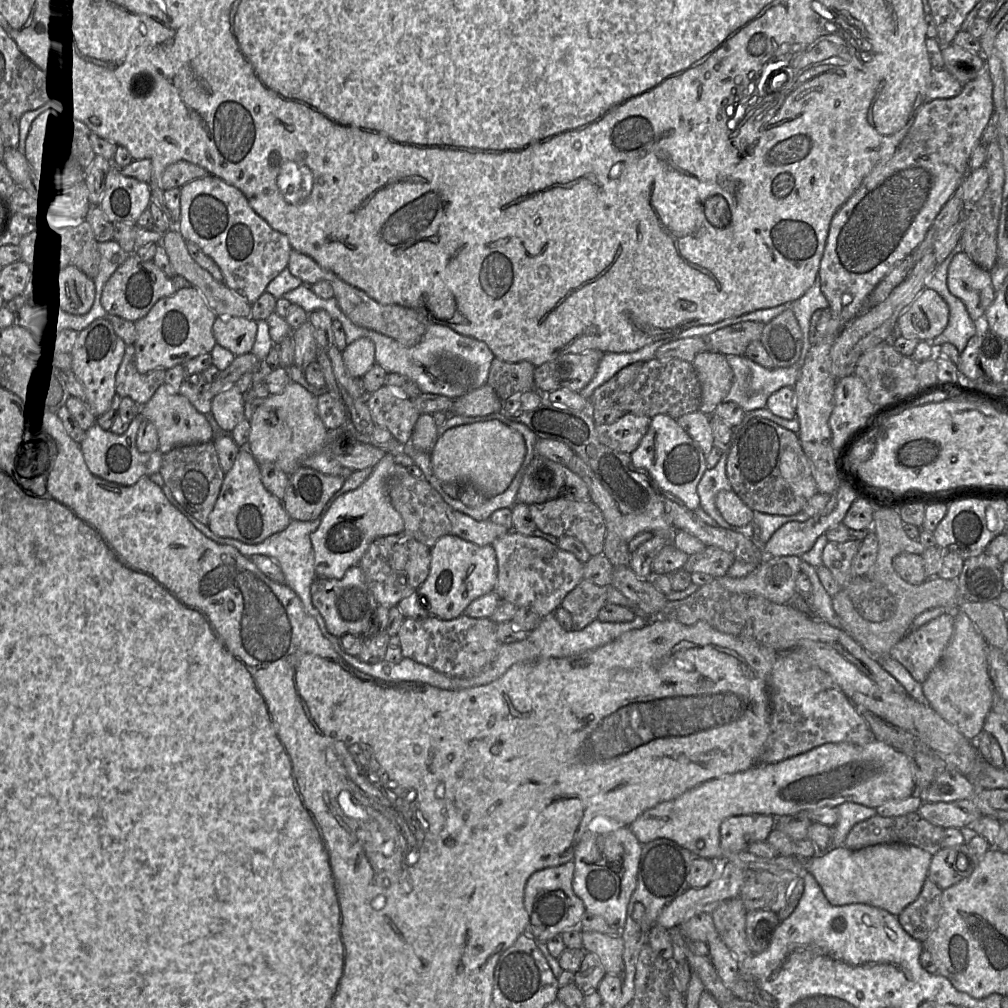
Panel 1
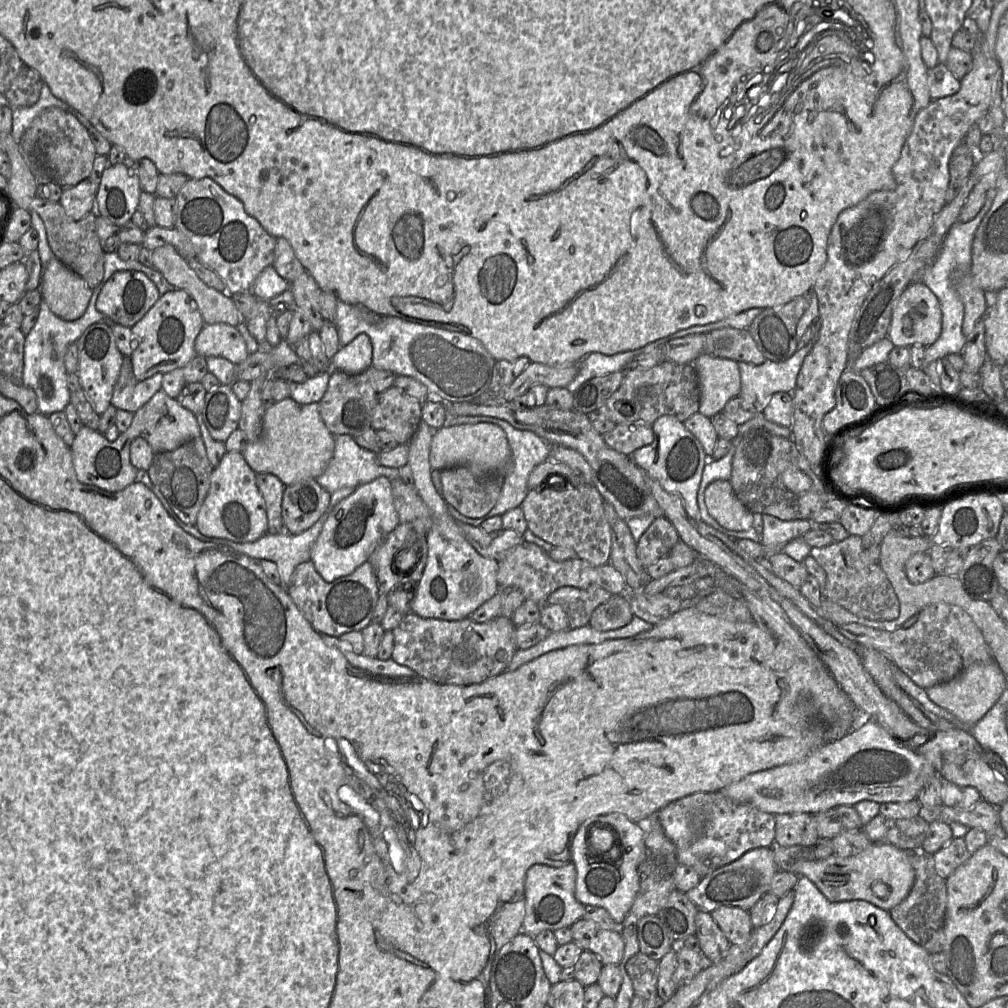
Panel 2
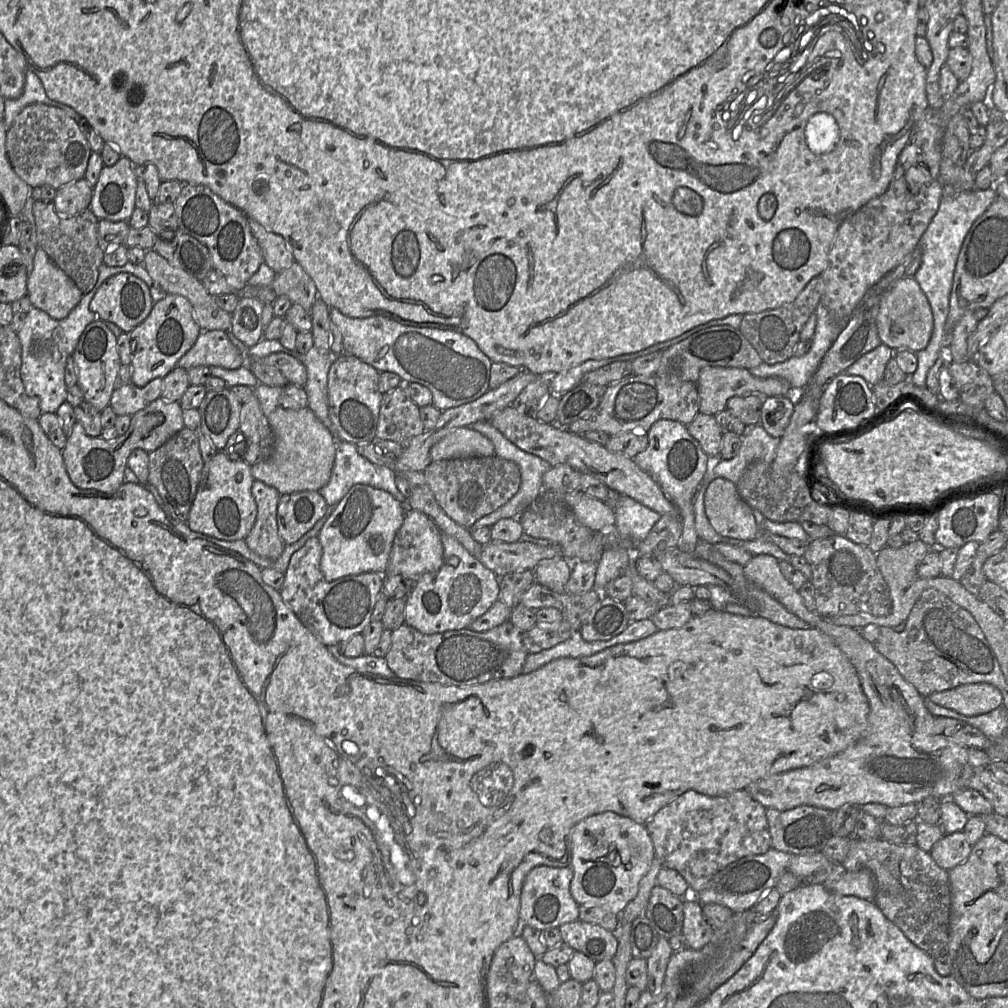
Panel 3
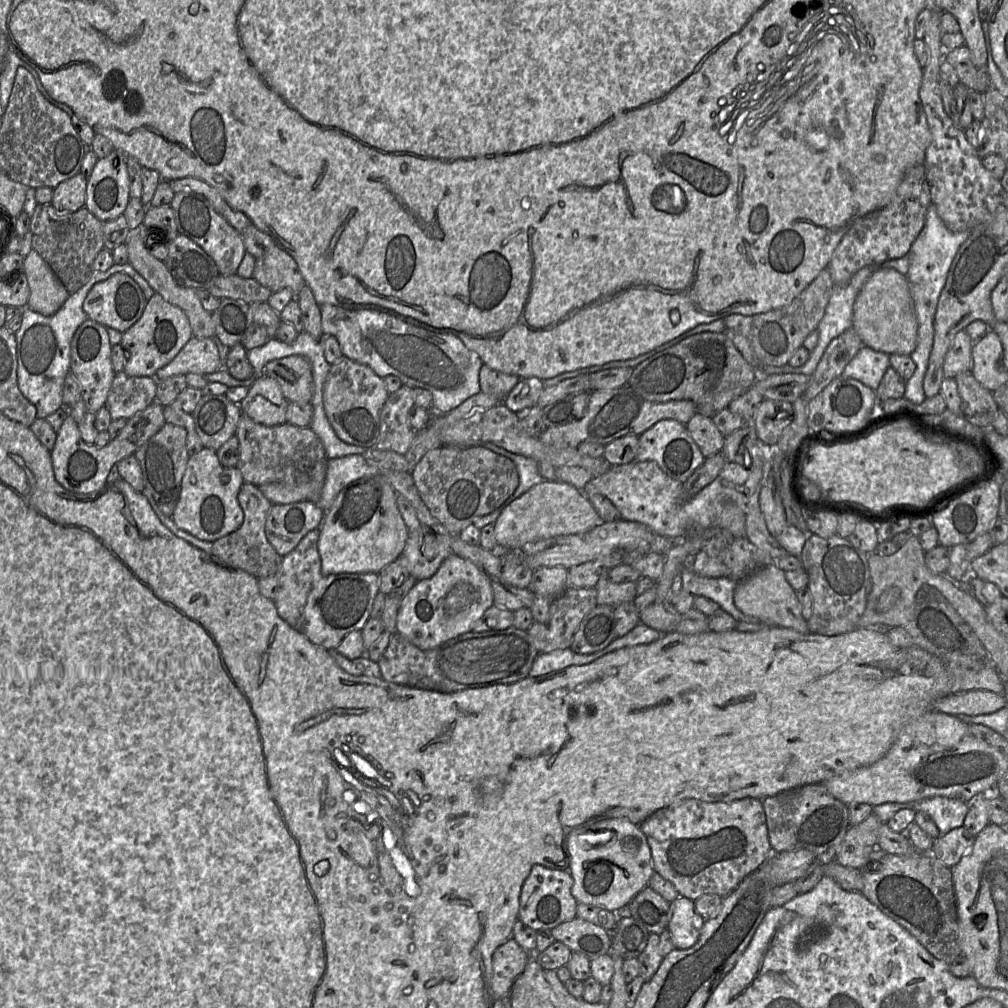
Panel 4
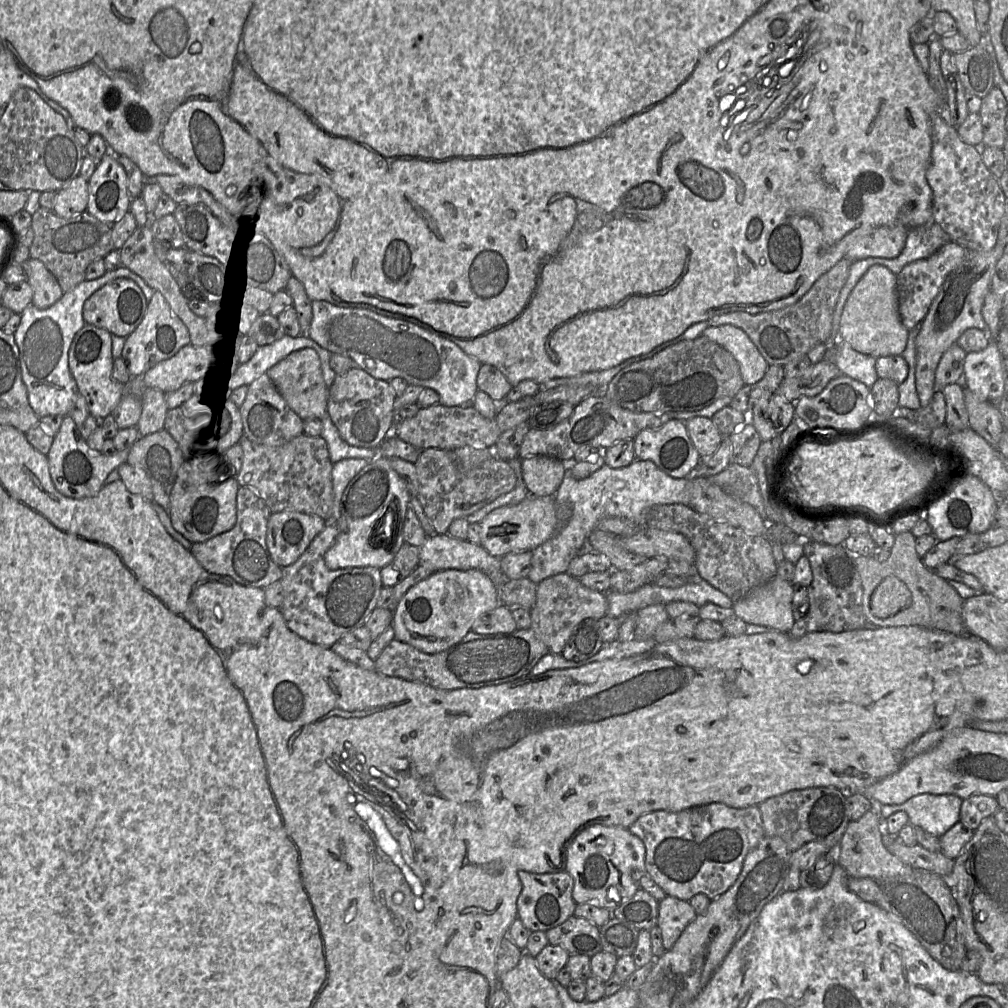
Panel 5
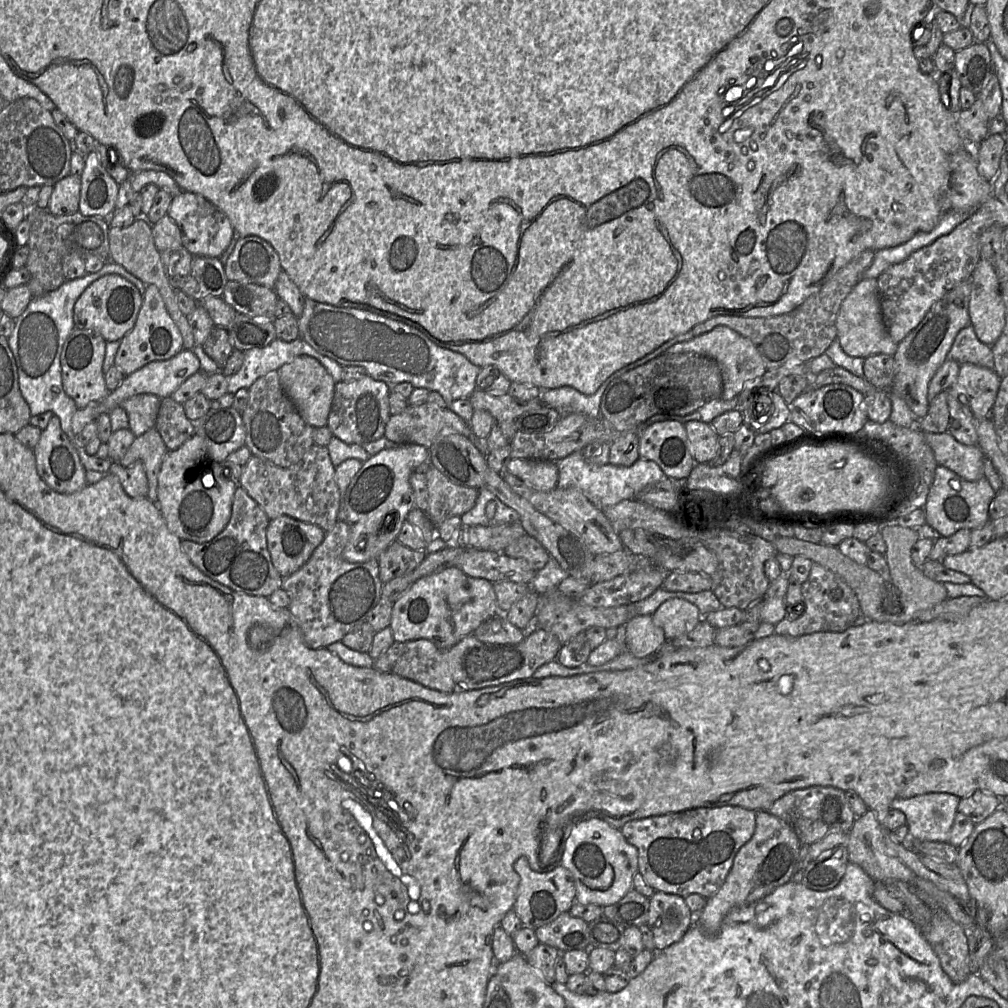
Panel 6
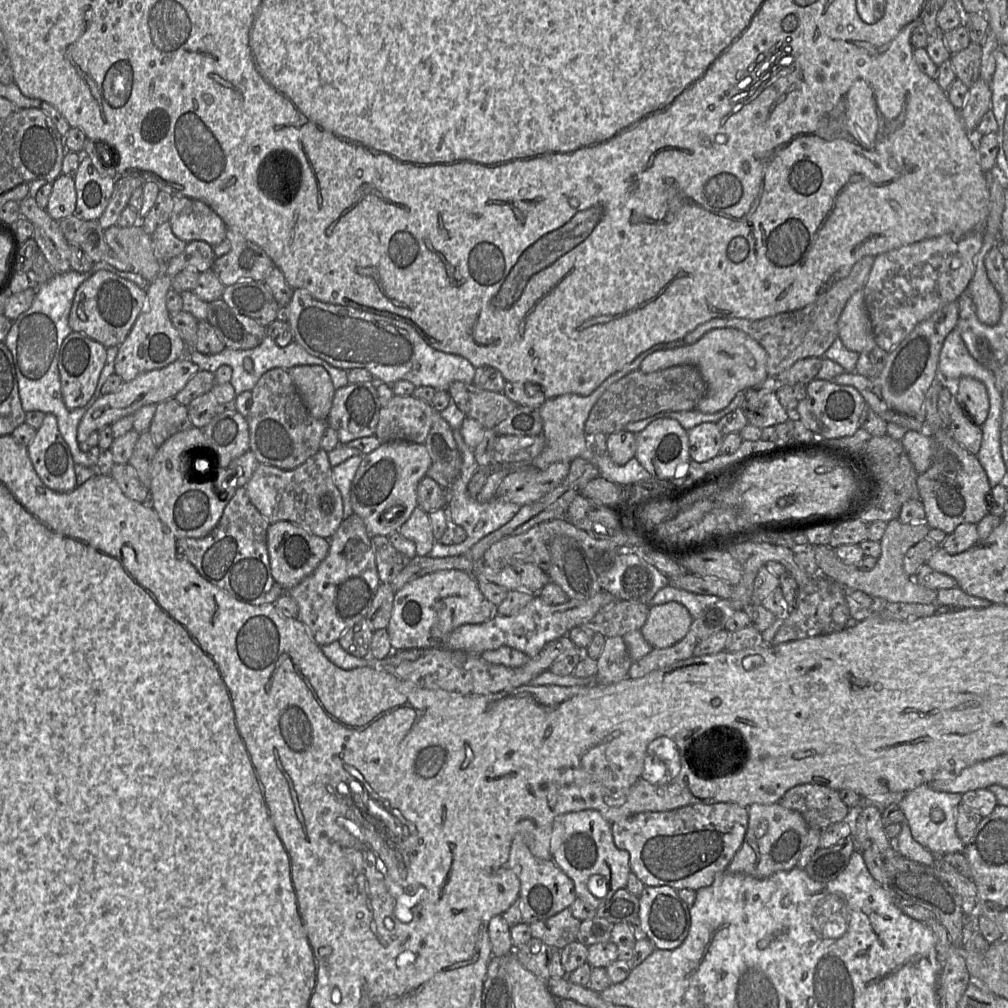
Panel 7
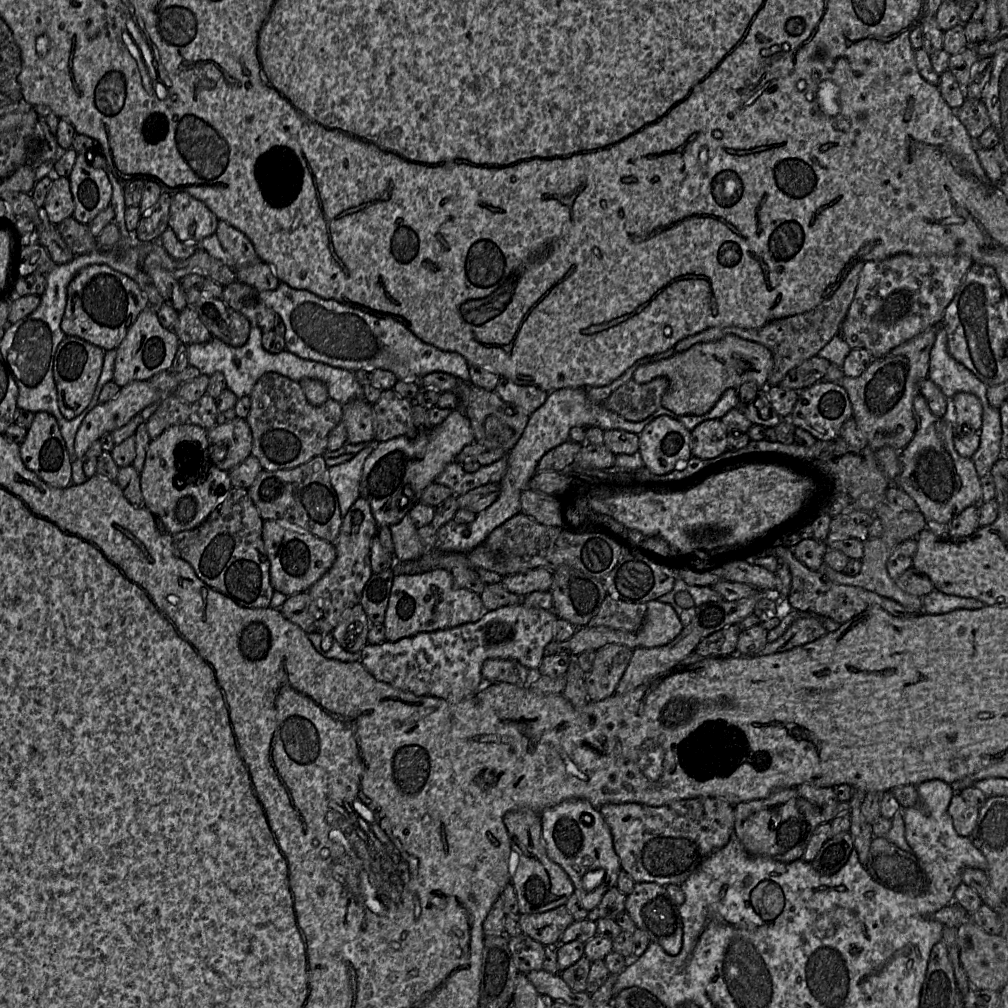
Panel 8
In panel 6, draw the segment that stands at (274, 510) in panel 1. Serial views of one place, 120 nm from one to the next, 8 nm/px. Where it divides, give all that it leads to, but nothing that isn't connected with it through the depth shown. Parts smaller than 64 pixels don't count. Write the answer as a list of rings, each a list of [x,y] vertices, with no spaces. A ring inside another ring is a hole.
[[[196,433],[179,448],[167,452],[158,475],[157,505],[171,533],[179,539],[204,543],[228,524],[238,481],[224,477],[221,463],[207,460],[208,447]],[[212,470],[222,470],[219,487],[213,486]]]

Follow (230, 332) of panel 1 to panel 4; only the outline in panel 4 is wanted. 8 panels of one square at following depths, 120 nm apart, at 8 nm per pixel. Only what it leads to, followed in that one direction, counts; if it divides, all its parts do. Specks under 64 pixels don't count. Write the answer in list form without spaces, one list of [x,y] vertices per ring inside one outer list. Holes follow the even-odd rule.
[[[192,338],[175,358],[157,370],[156,380],[188,373],[209,375],[222,369],[218,341],[215,338]]]

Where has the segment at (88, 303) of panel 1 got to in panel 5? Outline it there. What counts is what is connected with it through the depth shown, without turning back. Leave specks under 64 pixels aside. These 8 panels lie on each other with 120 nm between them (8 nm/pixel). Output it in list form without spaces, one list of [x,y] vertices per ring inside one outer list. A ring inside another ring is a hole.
[[[29,258],[24,263],[19,263],[24,265],[24,270],[27,274],[27,281],[33,289],[32,304],[39,309],[46,309],[57,302],[63,295],[63,291],[53,276],[53,274],[45,267],[45,265],[33,258]]]

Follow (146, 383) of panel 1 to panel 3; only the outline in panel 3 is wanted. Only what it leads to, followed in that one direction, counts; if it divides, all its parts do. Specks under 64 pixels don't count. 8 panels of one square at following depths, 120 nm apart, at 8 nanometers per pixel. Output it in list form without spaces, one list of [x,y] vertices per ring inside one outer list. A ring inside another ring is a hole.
[[[121,365],[114,384],[109,406],[114,413],[132,416],[149,403],[161,397],[163,378],[154,378],[138,387],[131,380],[130,365]]]

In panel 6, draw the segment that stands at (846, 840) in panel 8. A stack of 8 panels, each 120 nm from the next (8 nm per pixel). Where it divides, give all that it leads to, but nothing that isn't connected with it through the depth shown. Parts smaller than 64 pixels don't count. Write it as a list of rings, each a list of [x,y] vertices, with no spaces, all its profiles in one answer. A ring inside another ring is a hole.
[[[846,845],[824,851],[810,861],[804,870],[801,883],[815,891],[830,890],[838,885],[849,863]]]

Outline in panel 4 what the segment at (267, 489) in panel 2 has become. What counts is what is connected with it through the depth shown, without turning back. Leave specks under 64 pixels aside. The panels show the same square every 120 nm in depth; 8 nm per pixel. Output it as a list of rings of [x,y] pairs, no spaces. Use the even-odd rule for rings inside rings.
[[[246,482],[240,488],[238,502],[244,513],[242,525],[234,532],[213,541],[211,555],[226,566],[243,570],[257,579],[274,575],[279,577],[283,557],[276,552],[266,537],[266,521],[273,504],[257,486]]]

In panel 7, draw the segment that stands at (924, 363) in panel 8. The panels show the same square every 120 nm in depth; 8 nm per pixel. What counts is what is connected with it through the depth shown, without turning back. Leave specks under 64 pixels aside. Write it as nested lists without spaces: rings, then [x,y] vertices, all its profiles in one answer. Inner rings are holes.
[[[958,302],[946,304],[919,323],[906,338],[887,353],[885,364],[876,376],[844,372],[831,381],[837,385],[854,387],[861,394],[866,405],[884,421],[895,423],[907,431],[924,430],[925,394],[939,376],[939,354],[946,336],[956,328],[958,317]]]

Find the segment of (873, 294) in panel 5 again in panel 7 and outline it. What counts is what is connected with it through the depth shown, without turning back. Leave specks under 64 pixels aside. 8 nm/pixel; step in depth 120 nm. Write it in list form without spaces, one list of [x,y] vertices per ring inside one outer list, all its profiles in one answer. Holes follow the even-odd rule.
[[[863,289],[857,290],[847,301],[839,316],[837,329],[839,339],[848,350],[861,353],[876,347]]]

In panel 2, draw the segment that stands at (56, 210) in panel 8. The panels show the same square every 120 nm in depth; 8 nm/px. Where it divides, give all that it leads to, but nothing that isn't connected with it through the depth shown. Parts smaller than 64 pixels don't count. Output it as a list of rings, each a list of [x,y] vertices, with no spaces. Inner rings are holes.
[[[85,179],[75,186],[63,188],[58,203],[68,217],[78,220],[95,211],[96,191],[91,182]]]

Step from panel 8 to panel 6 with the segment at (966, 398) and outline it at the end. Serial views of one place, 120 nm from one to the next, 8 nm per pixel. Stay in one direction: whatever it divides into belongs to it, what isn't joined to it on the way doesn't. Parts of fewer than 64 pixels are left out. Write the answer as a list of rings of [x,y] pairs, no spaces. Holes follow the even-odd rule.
[[[963,363],[954,386],[965,396],[965,404],[975,418],[985,418],[990,415],[1000,384],[1001,377],[994,369]]]

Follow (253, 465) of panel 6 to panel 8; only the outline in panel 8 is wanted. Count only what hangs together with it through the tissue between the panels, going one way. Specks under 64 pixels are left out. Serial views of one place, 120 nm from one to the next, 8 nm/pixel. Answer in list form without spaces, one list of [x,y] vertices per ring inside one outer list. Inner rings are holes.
[[[323,455],[291,469],[263,469],[247,490],[264,521],[273,520],[289,528],[300,529],[329,543],[336,541],[342,516]]]

